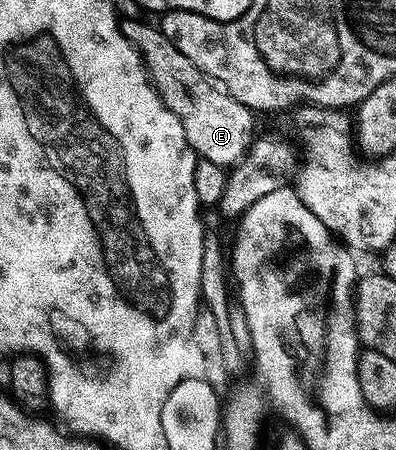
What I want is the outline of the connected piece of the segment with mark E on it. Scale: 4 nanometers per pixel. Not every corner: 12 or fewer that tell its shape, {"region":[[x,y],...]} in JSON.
{"region":[[124,18],[162,104],[199,157],[231,168],[253,111],[160,30]]}

